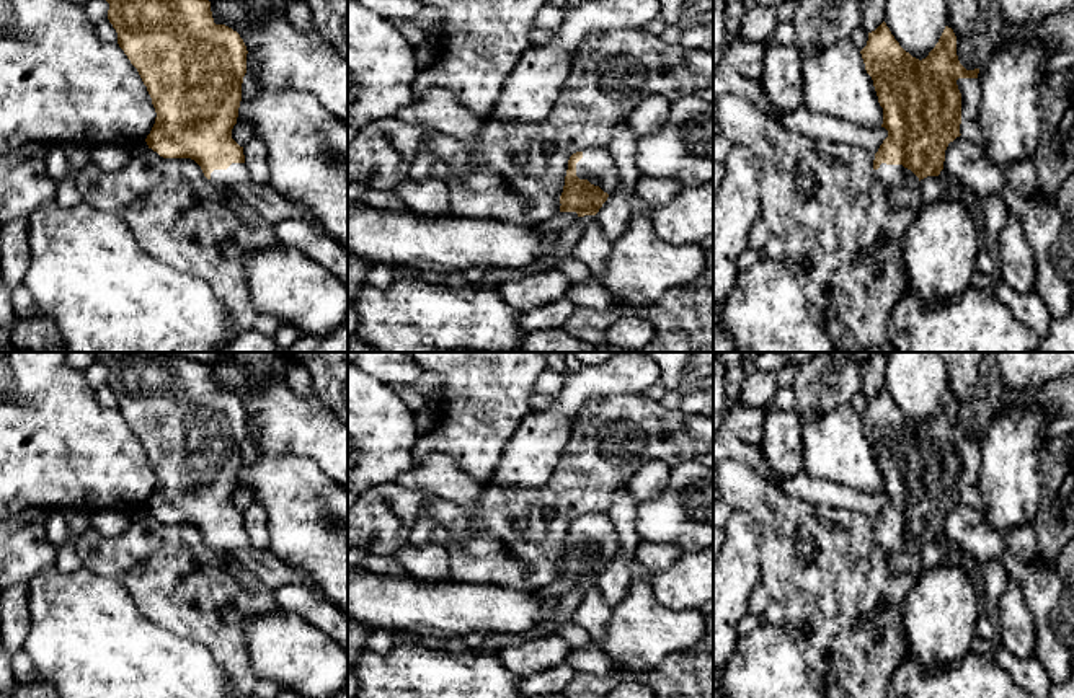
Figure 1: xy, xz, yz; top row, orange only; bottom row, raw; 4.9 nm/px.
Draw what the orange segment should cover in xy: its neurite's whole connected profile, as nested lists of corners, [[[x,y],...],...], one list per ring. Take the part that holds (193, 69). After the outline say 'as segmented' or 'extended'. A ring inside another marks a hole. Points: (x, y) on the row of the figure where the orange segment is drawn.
[[[106,0],[109,3],[108,20],[118,33],[118,44],[137,68],[152,98],[157,117],[147,135],[149,148],[163,158],[191,158],[204,176],[214,184],[233,192],[237,199],[250,205],[263,220],[273,227],[284,219],[297,217],[320,228],[320,222],[281,196],[269,184],[258,184],[245,165],[243,147],[232,139],[242,101],[242,83],[246,73],[246,46],[240,34],[225,24],[215,24],[209,0]]] | extended

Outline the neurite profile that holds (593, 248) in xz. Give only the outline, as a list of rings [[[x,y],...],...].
[[[594,220],[584,228],[571,251],[571,256],[583,261],[592,276],[601,279],[610,250],[612,241],[606,236],[601,223]]]

